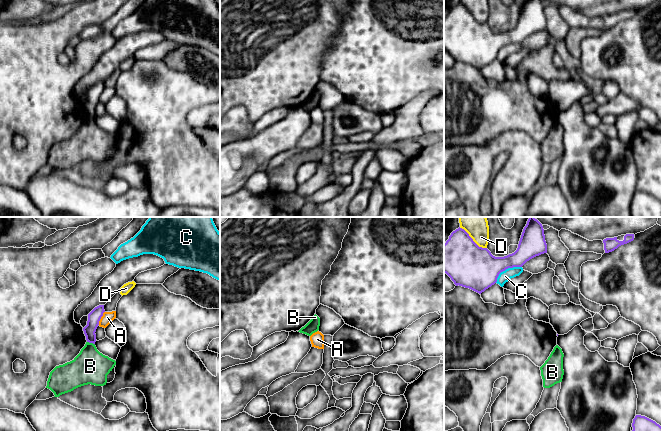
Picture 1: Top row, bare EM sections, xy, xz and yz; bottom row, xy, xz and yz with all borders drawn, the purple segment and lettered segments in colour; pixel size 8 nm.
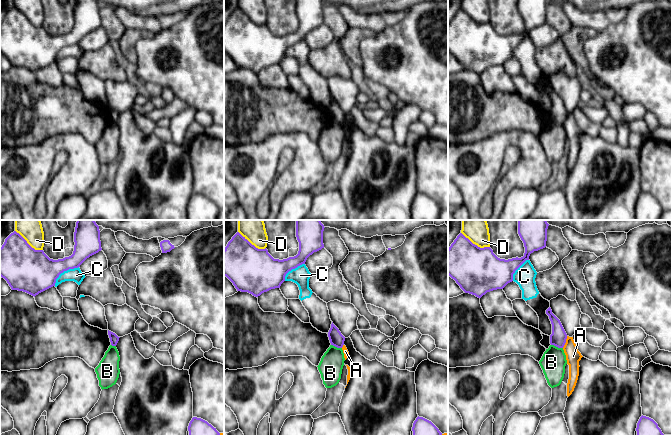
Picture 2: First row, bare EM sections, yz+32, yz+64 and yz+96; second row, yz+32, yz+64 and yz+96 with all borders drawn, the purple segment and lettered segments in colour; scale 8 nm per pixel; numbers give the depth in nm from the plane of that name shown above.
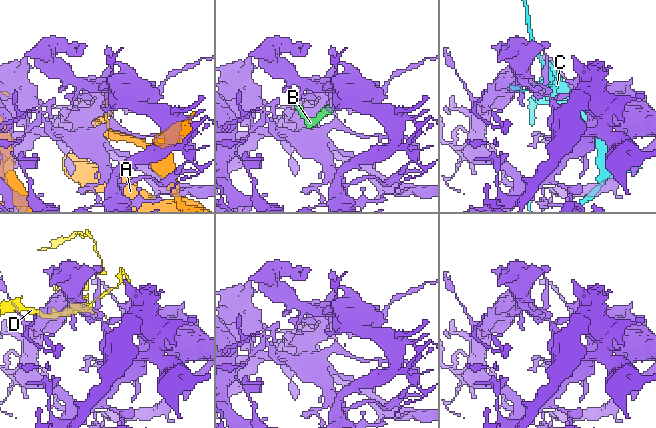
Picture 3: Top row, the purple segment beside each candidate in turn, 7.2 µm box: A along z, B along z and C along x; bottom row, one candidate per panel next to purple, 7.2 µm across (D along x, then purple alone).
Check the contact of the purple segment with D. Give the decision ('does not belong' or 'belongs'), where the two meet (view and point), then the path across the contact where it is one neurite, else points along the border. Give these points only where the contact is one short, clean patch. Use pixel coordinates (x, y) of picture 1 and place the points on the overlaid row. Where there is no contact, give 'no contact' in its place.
does not belong | yz (472, 239)

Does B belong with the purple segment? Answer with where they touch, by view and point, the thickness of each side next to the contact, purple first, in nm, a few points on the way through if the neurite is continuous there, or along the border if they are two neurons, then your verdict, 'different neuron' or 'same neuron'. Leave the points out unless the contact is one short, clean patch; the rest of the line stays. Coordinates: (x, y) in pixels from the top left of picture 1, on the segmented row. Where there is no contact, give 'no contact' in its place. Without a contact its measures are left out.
contact xy (91, 342); calibres 100 and 280 nm; border xy (87, 341), (94, 344); different neuron

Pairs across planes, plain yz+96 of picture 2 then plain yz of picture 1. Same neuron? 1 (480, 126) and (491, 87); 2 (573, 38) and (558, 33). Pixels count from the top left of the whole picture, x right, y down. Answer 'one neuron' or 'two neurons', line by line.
1: one neuron
2: two neurons

